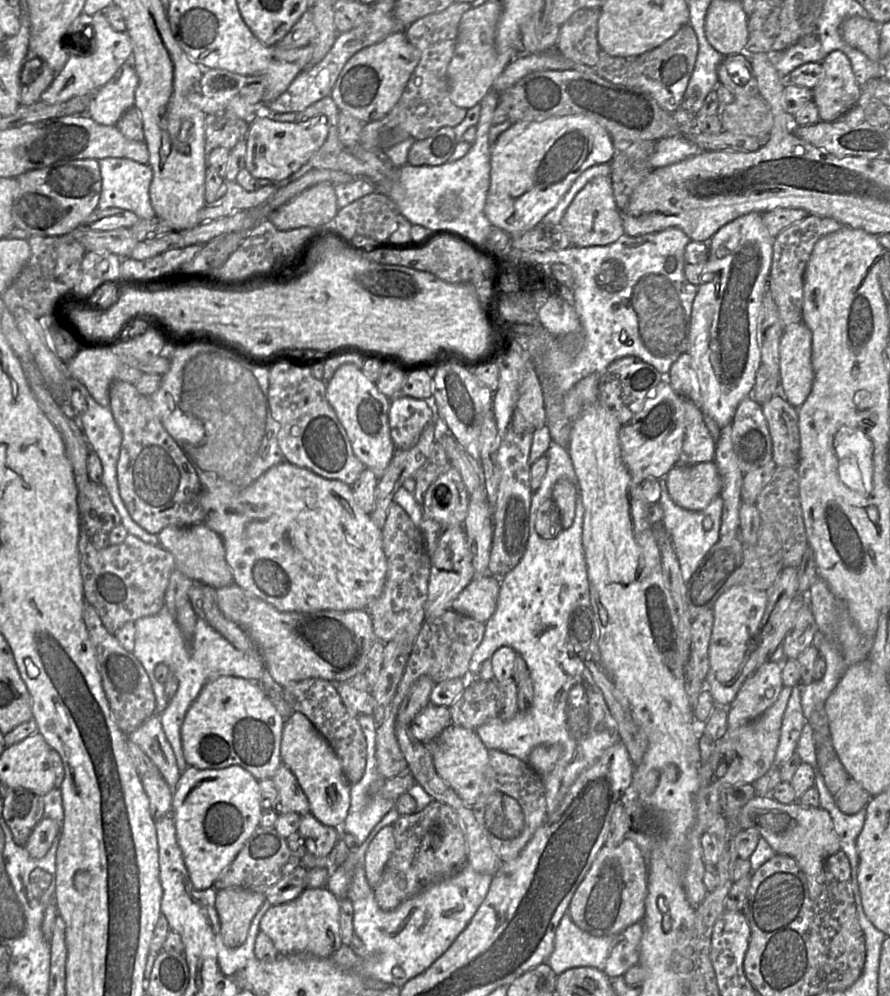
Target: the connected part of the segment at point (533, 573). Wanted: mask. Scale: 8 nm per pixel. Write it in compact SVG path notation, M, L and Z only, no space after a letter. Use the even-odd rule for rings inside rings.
M553 442L545 453L548 464L539 488L532 493L529 511L529 535L526 550L519 563L501 578L500 593L496 610L485 623L483 638L472 654L468 675L478 678L482 663L490 659L502 646L510 646L525 660L533 683L532 706L526 711L518 711L509 721L495 717L476 729L478 736L488 750L499 750L528 762L529 754L538 745L558 744L563 752L553 770L541 776L545 788L547 816L559 806L570 786L584 770L591 767L611 746L621 741L616 720L612 717L603 694L583 661L575 654L567 638L567 620L576 606L590 605L590 591L587 578L587 566L582 547L581 515L576 514L573 526L562 531L551 540L542 539L535 530L536 513L539 506L551 499L553 486L559 479L566 479L577 486L577 477L567 448Z

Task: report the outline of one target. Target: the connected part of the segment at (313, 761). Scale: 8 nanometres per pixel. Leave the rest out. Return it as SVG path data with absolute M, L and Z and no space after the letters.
M293 711L285 719L280 744L282 763L295 775L307 797L310 813L322 824L340 828L350 807L350 786L340 761L327 740L302 713Z

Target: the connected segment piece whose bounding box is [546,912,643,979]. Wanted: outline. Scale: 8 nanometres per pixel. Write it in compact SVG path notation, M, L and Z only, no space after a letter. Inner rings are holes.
M566 912L555 933L554 950L547 962L557 976L573 967L594 967L610 979L623 976L639 962L639 946L643 935L643 924L635 923L618 934L594 936L579 928Z

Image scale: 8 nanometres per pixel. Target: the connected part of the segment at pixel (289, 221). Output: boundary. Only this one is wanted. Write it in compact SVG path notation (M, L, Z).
M321 182L280 206L269 220L282 231L307 226L318 228L332 224L338 210L334 185Z

